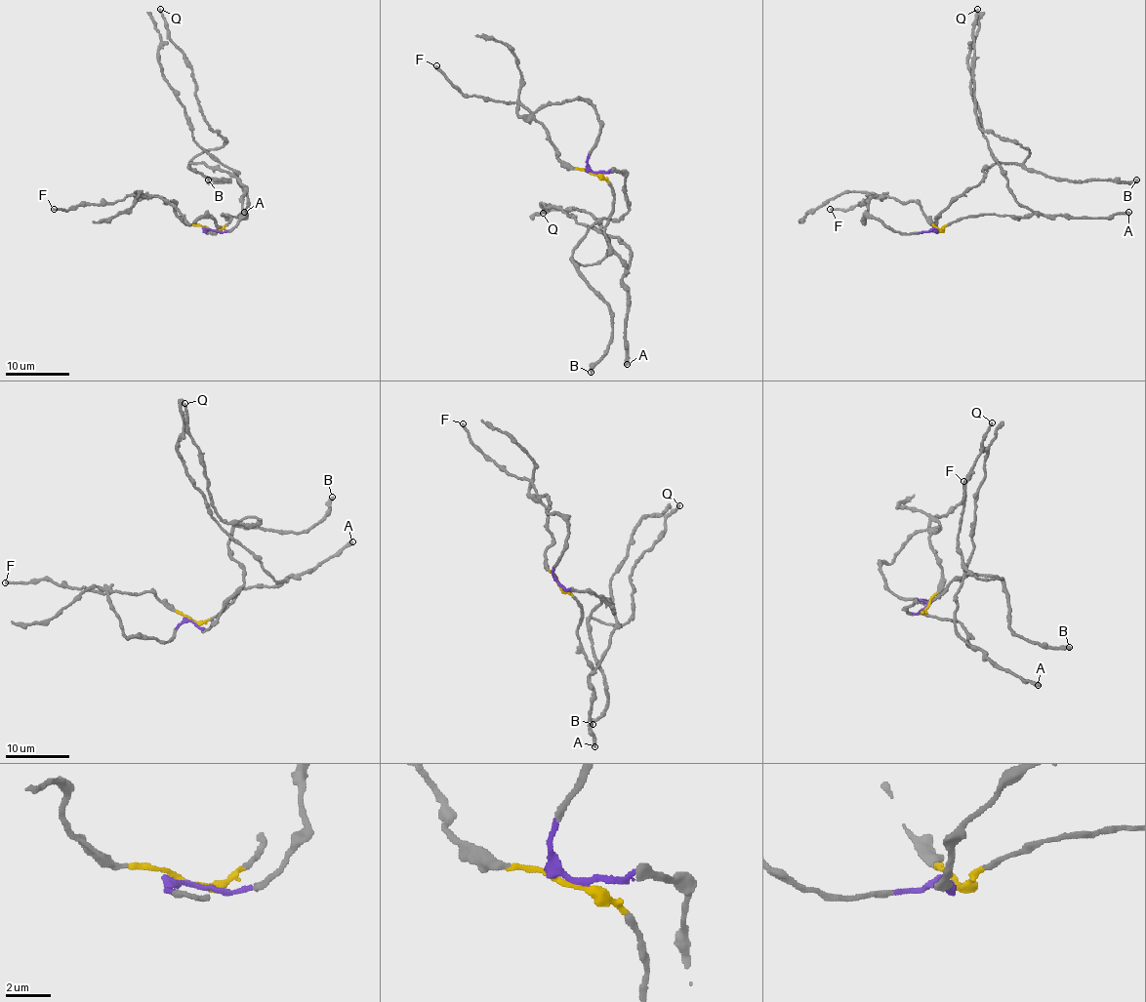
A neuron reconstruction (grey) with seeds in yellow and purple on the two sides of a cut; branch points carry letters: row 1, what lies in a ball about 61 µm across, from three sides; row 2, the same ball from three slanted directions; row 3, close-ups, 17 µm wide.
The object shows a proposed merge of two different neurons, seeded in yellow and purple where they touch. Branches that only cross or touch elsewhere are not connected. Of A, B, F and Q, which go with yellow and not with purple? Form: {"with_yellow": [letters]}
{"with_yellow": ["A", "F"]}

